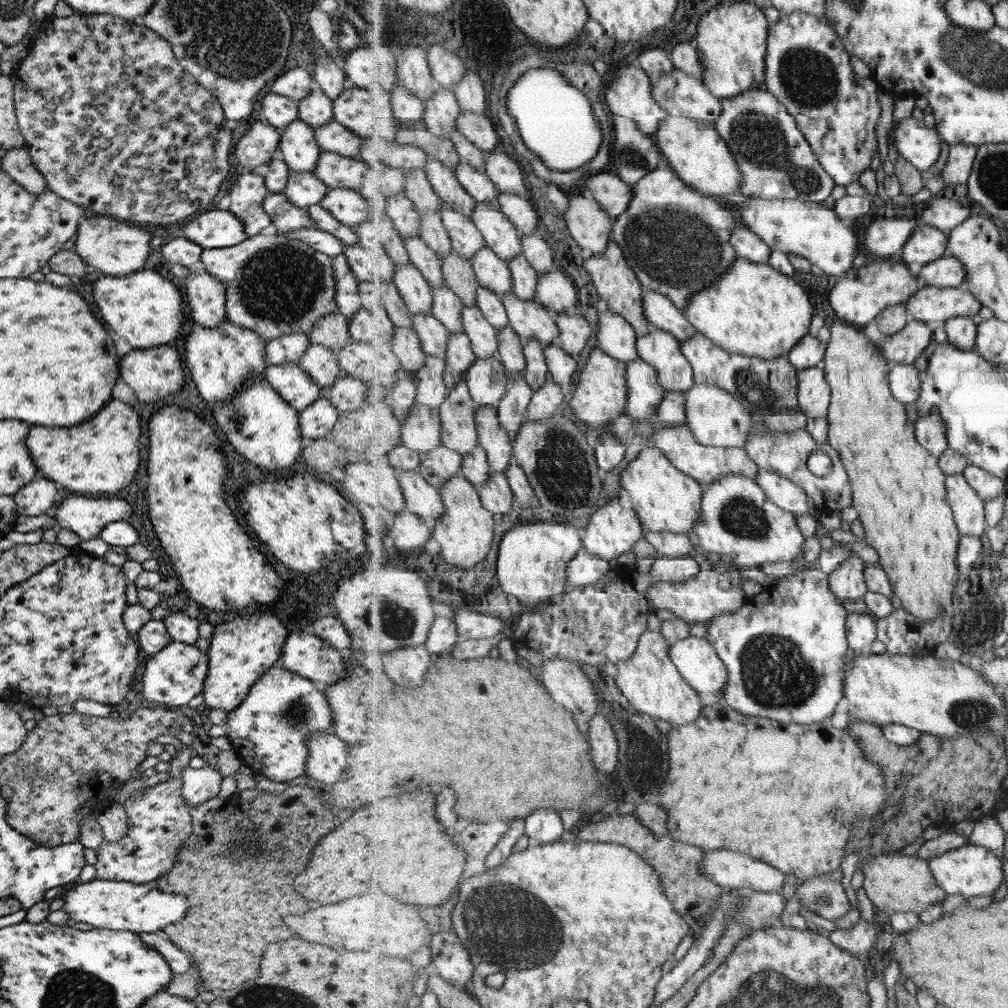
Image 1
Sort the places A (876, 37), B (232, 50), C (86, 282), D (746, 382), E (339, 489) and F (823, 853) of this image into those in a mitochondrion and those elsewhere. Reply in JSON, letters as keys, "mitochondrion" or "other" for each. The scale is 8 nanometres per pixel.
{"A":"other","B":"mitochondrion","C":"other","D":"mitochondrion","E":"other","F":"other"}

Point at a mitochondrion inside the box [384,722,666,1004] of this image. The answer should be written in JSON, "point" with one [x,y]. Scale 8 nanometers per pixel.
{"point":[510,927]}

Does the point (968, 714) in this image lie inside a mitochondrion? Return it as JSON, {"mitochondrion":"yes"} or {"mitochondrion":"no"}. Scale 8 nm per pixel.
{"mitochondrion":"yes"}

